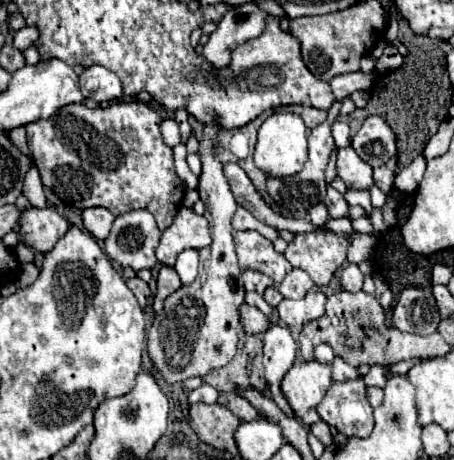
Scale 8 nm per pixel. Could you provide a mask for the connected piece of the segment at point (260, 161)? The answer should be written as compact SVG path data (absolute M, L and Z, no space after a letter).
M274 113L258 129L254 165L258 169L262 169L270 177L296 175L304 167L304 163L308 159L306 139L308 139L308 127L304 125L304 121L298 115L294 115L294 113Z

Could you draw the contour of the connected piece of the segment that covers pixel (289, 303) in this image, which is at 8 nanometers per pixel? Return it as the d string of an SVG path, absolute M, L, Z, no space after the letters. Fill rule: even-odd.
M310 289L304 299L282 299L278 305L280 321L288 327L302 327L308 321L314 321L324 315L326 295L320 289Z

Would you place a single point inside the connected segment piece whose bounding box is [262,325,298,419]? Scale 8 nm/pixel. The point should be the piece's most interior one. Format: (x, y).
(280, 350)

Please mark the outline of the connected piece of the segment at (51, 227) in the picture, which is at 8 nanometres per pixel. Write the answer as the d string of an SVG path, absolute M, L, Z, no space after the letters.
M52 207L46 209L26 209L20 219L20 237L26 245L34 247L40 253L50 253L58 239L70 229L68 219L56 213Z

